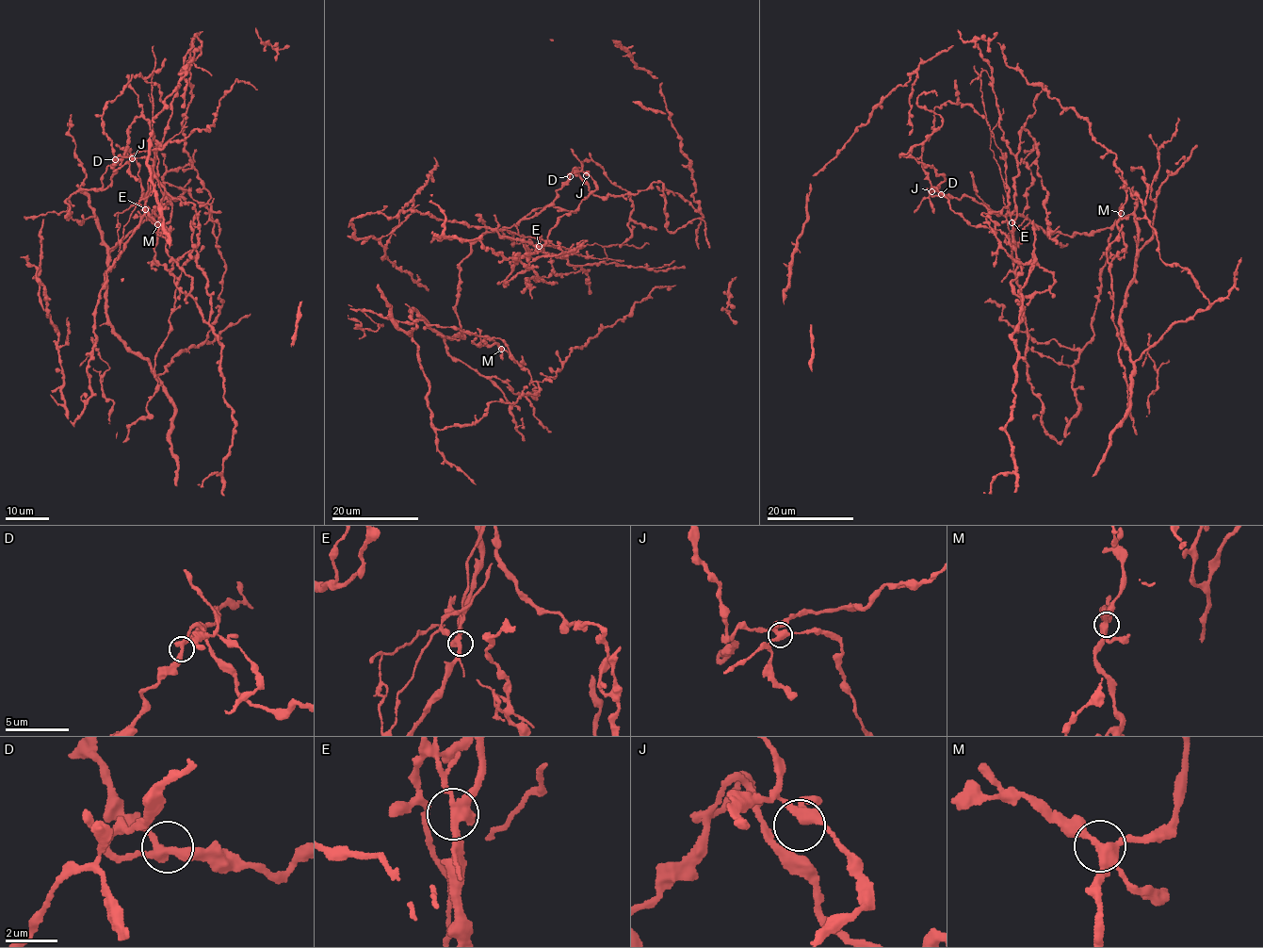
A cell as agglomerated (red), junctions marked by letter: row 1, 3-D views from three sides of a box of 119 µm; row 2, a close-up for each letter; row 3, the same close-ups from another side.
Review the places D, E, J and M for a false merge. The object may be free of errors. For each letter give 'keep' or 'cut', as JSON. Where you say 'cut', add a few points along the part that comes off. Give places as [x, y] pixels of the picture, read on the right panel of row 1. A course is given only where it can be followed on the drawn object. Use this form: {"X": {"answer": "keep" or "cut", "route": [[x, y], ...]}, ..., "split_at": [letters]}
{"D": {"answer": "keep"}, "E": {"answer": "cut", "route": [[1012, 223], [1000, 168], [990, 148], [990, 125], [981, 98], [980, 76], [973, 66]]}, "J": {"answer": "keep"}, "M": {"answer": "keep"}, "split_at": ["E"]}

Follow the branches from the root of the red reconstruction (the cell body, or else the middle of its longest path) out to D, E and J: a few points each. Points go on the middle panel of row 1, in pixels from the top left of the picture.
D: (595, 187), (592, 178), (589, 175), (582, 179), (576, 169), (570, 176)
E: (595, 187), (504, 284), (585, 242), (566, 256), (573, 250), (538, 246)
J: (595, 187), (595, 181), (586, 175)

